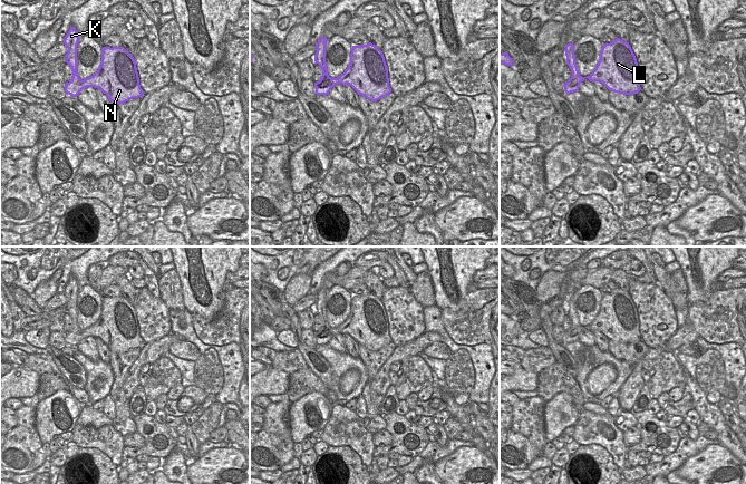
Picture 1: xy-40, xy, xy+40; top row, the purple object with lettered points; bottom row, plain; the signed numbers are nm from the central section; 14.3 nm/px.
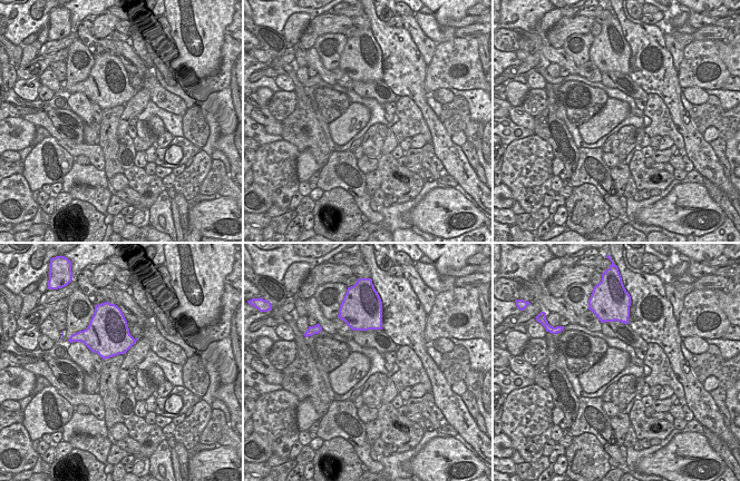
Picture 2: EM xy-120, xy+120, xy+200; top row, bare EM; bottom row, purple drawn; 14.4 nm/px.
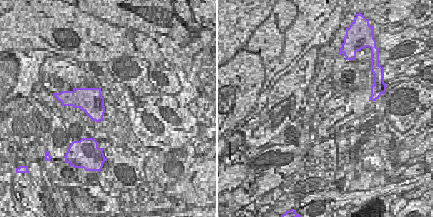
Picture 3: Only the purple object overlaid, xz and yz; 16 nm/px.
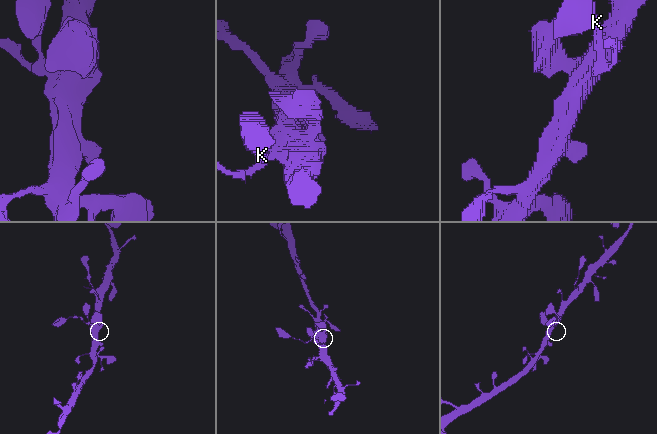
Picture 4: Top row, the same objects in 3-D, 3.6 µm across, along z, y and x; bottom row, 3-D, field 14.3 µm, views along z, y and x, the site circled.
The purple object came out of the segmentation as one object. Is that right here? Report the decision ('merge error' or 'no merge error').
no merge error

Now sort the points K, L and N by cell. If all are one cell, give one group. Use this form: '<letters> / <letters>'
K L N

